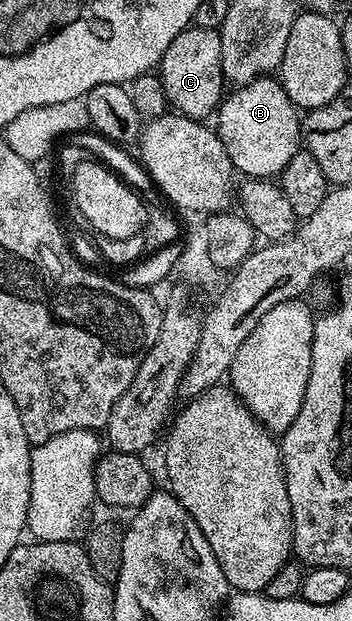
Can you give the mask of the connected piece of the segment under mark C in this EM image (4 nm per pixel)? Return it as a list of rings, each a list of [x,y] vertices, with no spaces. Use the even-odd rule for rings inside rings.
[[[187,27],[174,38],[160,61],[160,79],[169,107],[175,113],[191,118],[206,118],[223,99],[222,38],[215,29]]]

